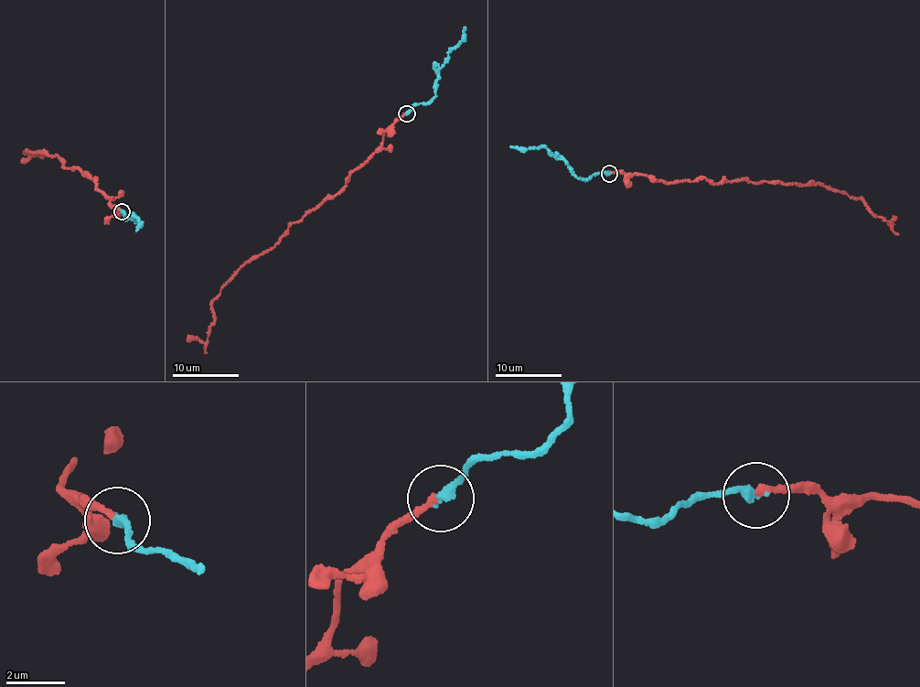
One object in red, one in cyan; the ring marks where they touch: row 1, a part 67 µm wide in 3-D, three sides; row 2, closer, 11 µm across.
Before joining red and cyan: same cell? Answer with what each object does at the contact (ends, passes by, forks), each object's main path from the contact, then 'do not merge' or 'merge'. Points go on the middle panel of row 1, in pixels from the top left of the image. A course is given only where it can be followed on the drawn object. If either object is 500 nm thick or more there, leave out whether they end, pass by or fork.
red ends there; cyan ends there; red runs (406, 113), (345, 186), (235, 273), (212, 301), (207, 340), (187, 336); cyan runs (406, 113), (435, 96), (439, 69), (448, 53), (462, 40), (465, 27); merge

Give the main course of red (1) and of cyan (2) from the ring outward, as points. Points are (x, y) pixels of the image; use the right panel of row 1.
1: (609, 173), (668, 183), (742, 177), (756, 183), (812, 181), (860, 198), (889, 222)
2: (609, 173), (578, 177), (562, 160), (545, 148), (510, 147)

